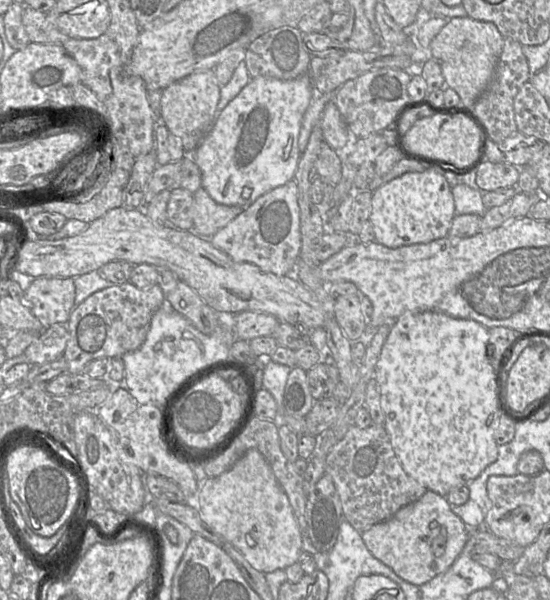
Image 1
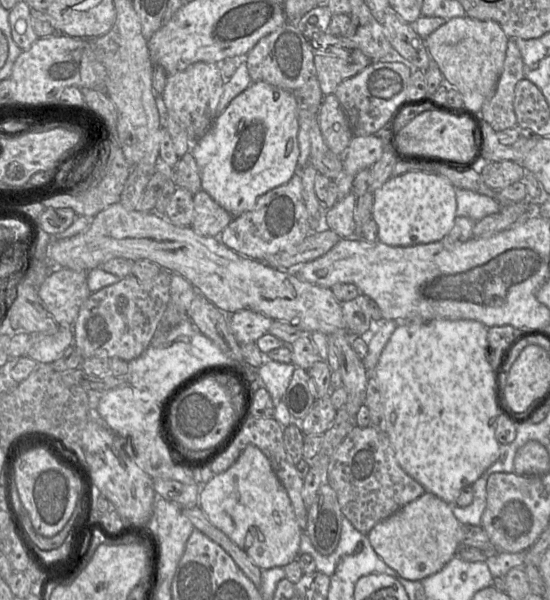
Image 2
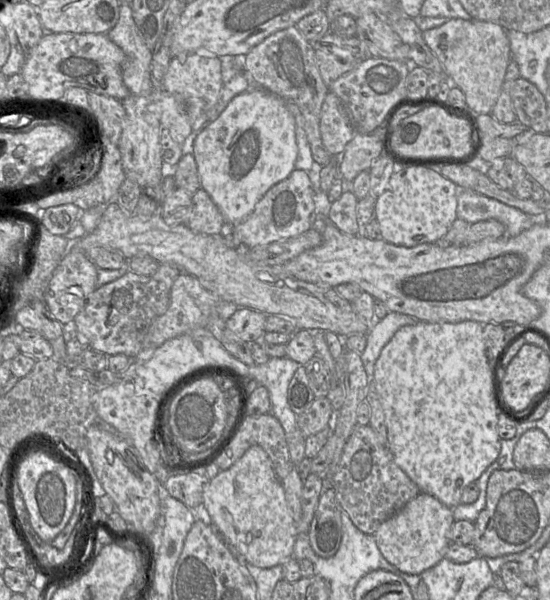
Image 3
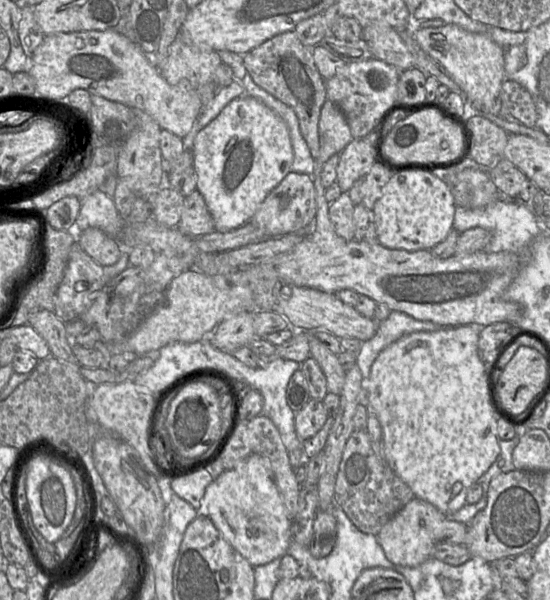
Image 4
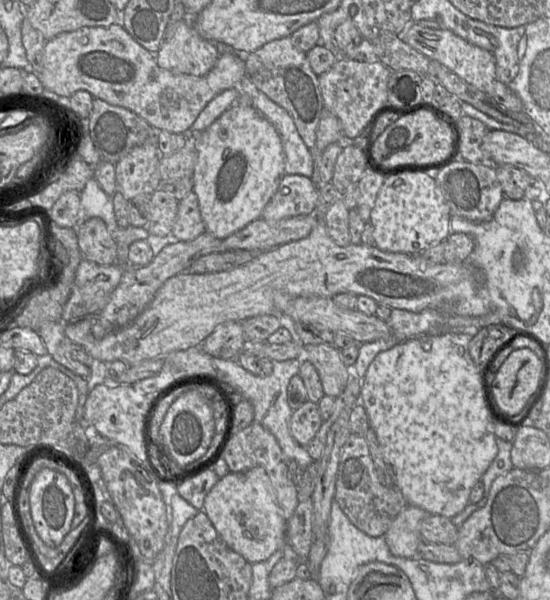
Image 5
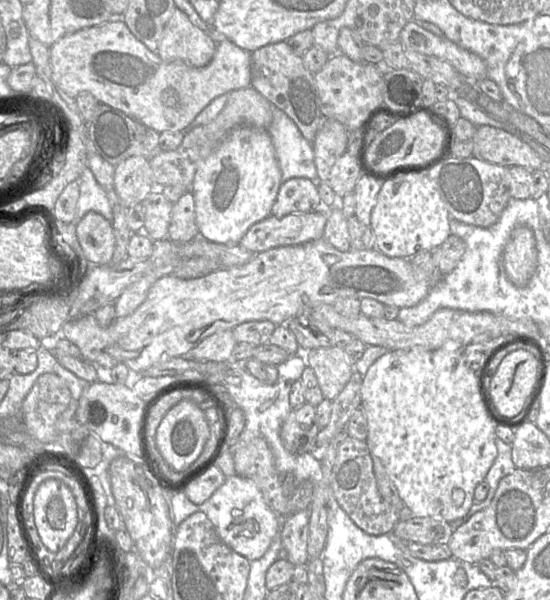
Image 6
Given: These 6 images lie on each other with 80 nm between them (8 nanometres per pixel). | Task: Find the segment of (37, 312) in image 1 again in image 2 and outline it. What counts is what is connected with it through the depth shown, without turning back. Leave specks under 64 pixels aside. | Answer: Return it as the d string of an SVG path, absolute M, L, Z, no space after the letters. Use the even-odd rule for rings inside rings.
M55 268L39 286L37 292L40 299L59 326L72 326L80 307L90 296L91 292L87 286L87 272Z

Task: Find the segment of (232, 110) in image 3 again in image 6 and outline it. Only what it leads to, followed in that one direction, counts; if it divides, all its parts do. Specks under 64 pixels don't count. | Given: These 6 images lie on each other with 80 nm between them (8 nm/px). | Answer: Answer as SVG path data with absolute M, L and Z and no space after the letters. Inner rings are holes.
M240 126L232 130L196 170L190 191L195 201L196 224L199 235L219 244L239 244L248 229L271 215L282 174L268 130Z

